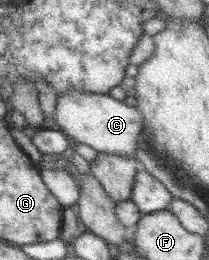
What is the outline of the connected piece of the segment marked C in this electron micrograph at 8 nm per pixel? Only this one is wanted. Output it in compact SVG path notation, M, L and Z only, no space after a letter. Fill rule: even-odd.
M72 89L57 93L56 114L52 125L64 135L71 136L80 144L92 147L98 153L134 157L144 119L142 113L134 106L128 106L109 93L100 94Z

